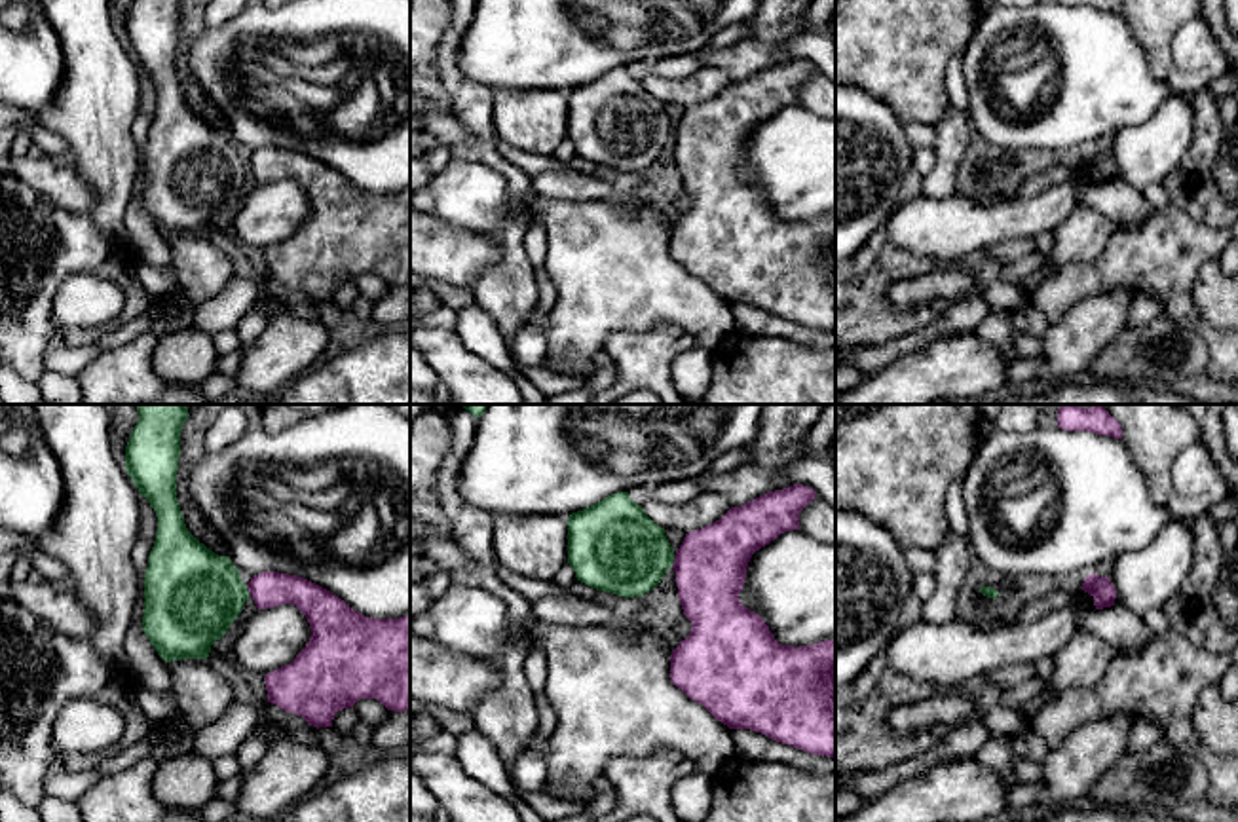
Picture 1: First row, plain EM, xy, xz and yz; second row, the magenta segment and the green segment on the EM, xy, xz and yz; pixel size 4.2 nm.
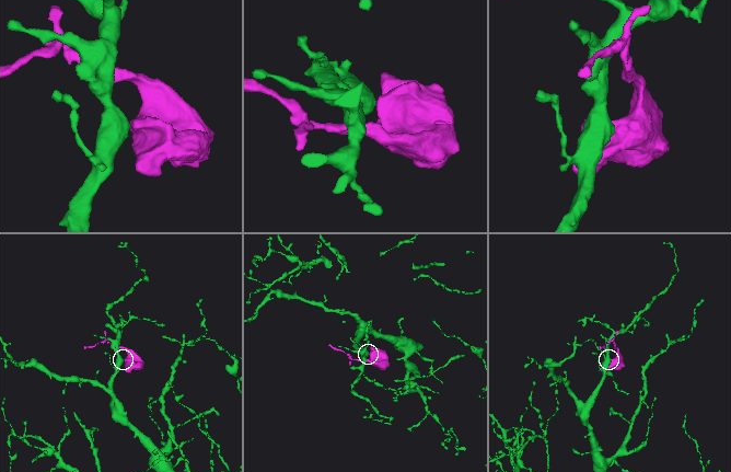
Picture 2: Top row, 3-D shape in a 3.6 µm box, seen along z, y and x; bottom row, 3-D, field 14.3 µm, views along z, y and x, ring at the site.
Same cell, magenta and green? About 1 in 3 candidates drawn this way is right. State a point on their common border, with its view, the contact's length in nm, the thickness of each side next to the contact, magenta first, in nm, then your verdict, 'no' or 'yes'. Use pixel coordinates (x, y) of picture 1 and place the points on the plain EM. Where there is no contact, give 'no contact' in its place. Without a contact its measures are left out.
meets magenta in xy at (249, 166); contact 50 nm long; 160 nm thick on the magenta side, 400 nm on the other; no

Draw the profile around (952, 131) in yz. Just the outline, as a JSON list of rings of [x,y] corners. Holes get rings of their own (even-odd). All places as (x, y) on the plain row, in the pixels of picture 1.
[[[947,106],[934,125],[932,152],[936,163],[921,180],[921,196],[938,199],[955,192],[955,180],[961,173],[961,161],[968,140],[968,112]]]

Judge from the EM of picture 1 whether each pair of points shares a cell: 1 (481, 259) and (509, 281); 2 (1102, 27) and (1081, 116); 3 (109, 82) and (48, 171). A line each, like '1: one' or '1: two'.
1: two
2: one
3: two

